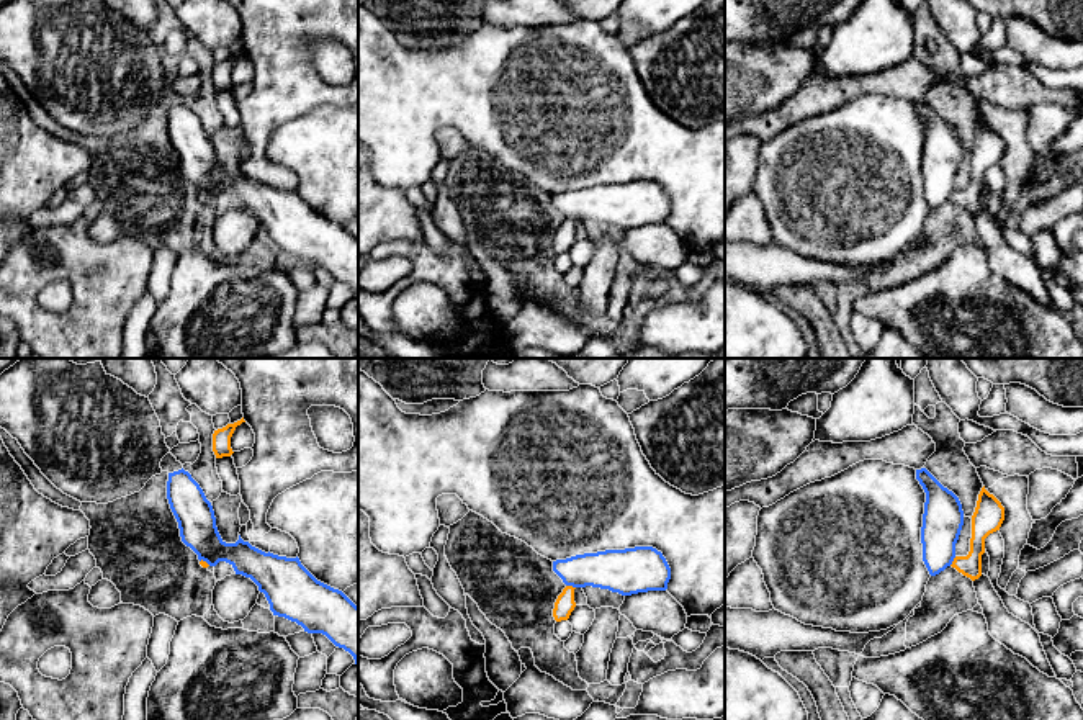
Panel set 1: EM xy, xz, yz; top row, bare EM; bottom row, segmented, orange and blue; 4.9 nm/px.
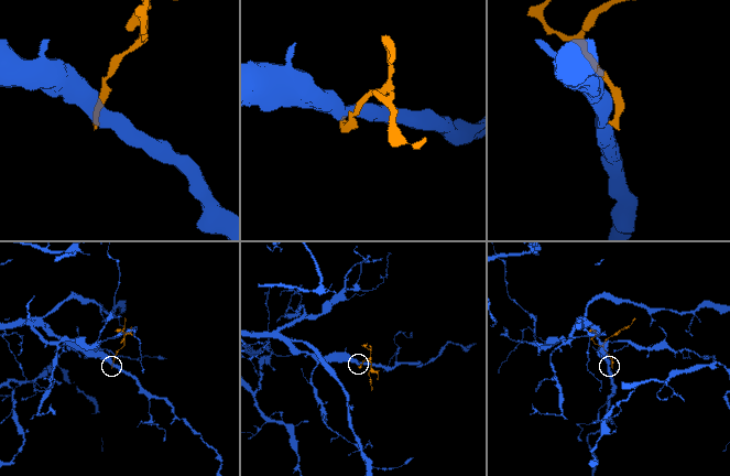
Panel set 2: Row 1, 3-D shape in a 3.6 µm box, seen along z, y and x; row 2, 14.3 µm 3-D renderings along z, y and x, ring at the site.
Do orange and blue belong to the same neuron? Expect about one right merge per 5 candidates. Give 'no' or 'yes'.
no

